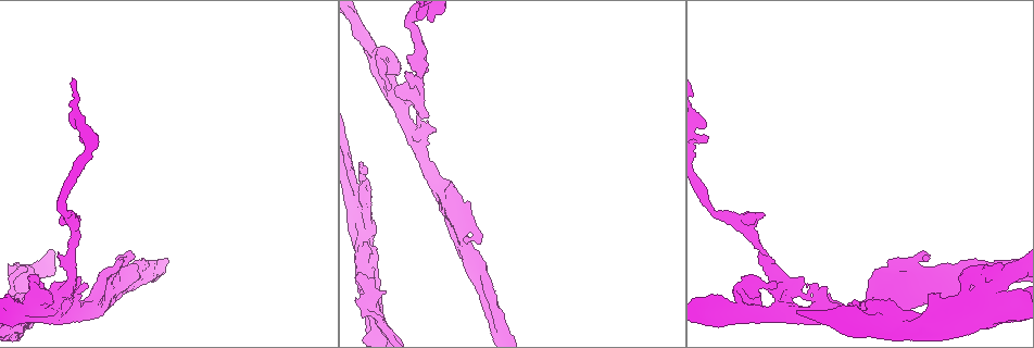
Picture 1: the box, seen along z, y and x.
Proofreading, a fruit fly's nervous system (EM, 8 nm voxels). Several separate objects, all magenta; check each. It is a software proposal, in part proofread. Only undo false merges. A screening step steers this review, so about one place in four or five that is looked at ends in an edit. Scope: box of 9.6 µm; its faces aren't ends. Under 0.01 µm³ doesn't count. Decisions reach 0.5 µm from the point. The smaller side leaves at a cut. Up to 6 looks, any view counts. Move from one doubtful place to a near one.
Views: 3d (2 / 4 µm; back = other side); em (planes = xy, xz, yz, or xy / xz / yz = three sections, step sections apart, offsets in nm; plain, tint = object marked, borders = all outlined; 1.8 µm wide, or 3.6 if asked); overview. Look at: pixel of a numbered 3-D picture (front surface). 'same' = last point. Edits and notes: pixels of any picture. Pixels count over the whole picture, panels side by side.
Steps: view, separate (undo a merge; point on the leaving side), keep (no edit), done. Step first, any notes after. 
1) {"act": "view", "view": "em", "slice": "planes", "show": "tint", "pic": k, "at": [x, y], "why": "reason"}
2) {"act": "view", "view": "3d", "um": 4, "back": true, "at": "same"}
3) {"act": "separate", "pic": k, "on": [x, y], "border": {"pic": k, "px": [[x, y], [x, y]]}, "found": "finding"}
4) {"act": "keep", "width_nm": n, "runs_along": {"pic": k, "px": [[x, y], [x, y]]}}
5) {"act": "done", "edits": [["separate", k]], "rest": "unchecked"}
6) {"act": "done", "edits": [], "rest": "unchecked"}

{"act": "view", "view": "em", "slice": "planes", "show": "tint", "pic": 1, "at": [26, 311], "why": "calibre changes"}

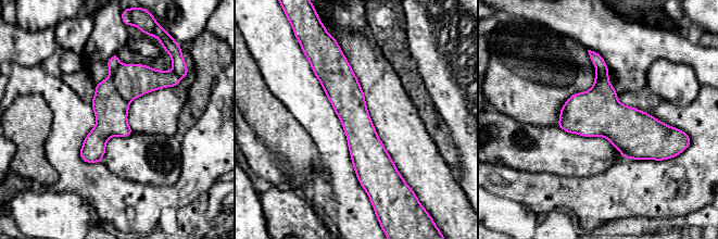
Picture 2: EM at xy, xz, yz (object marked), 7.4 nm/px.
{"act": "keep", "runs_along": {"pic": 2, "px": [[340, 55], [368, 183]]}, "found": "continuous, no second cell"}

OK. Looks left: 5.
{"act": "view", "view": "3d", "um": 2, "back": true, "pic": 1, "at": [893, 324], "why": "calibre changes"}

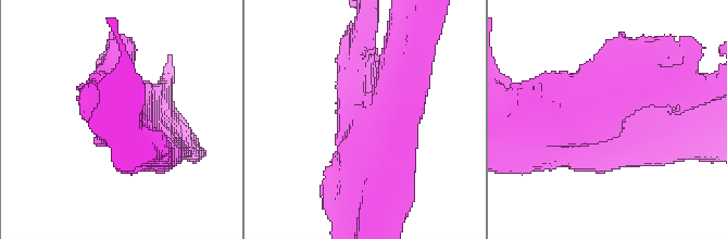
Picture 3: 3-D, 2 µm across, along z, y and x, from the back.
{"act": "view", "view": "em", "slice": "planes", "show": "borders", "pic": 3, "at": [601, 115], "why": "shape alone is not enough"}

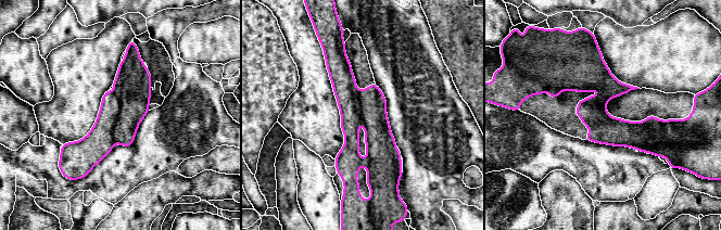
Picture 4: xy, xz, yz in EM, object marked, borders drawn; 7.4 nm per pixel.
{"act": "separate", "pic": 4, "on": [621, 132], "part_leaving": {"pic": 4, "px": [[594, 52], [602, 114], [667, 139]]}, "found": "a second cell is stuck on"}

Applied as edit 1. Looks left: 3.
{"act": "view", "view": "overview", "why": "see it whole again"}

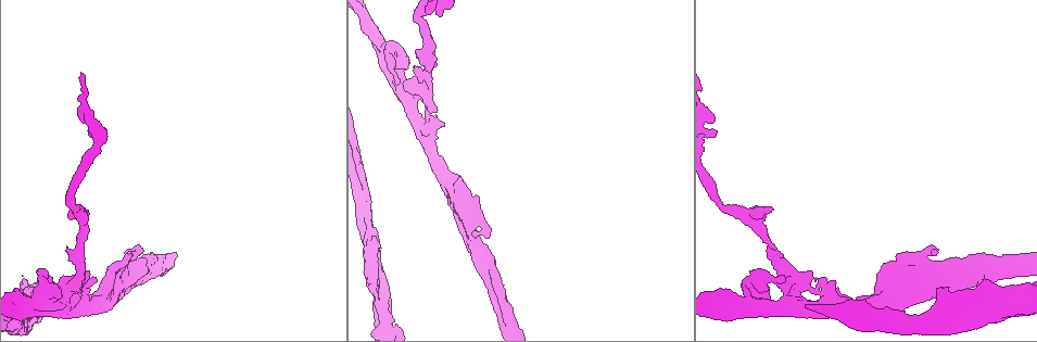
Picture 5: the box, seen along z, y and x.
{"act": "view", "view": "em", "slice": "yz", "step": 4, "show": "tint", "pic": 5, "at": [77, 300], "why": "touches itself"}

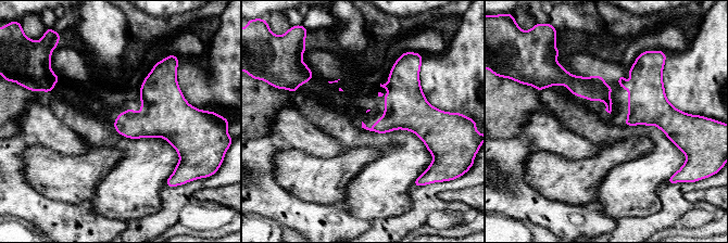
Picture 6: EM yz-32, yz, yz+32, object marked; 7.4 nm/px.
{"act": "view", "view": "em", "slice": "planes", "show": "borders", "at": "same", "why": "another direction"}

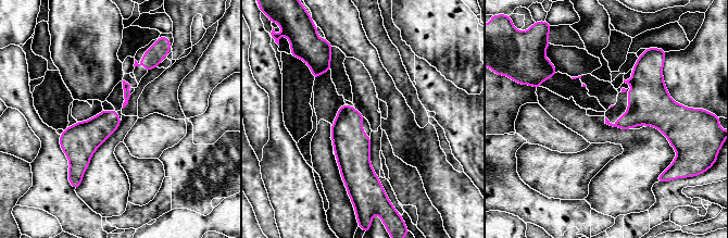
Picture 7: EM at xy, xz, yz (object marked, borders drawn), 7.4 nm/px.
{"act": "keep", "found": "continuous, no second cell"}

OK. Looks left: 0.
{"act": "done", "edits": [["separate", 4]], "rest": "unchecked"}

